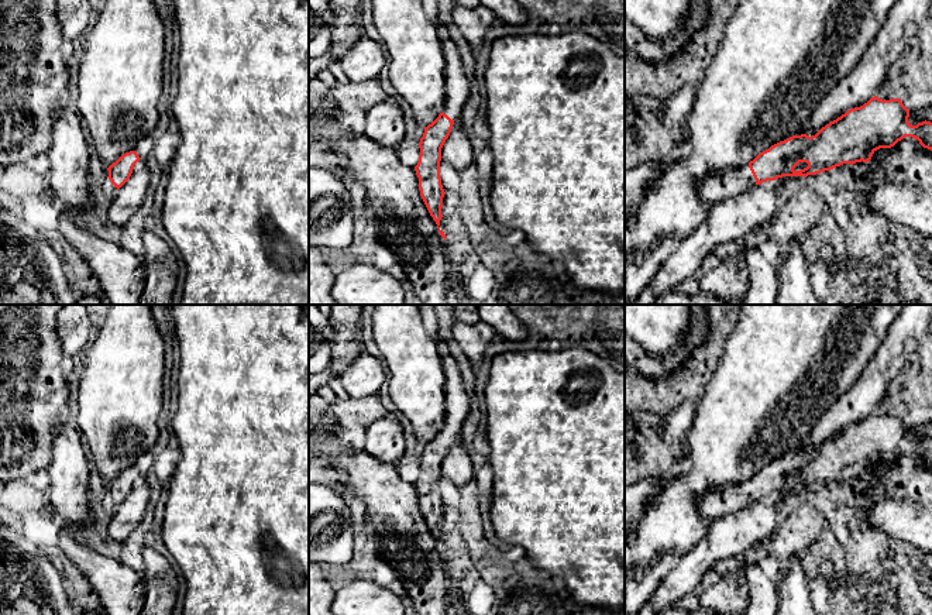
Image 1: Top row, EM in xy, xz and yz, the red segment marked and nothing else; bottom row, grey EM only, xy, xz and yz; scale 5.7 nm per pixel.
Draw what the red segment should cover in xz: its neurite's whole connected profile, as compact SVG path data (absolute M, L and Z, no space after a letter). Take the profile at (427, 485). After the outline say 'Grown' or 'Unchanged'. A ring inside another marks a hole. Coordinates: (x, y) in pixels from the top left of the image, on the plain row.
M439 340L439 353L444 371L444 422L439 433L424 443L419 458L419 478L415 487L419 494L420 512L436 537L440 552L446 556L444 547L439 543L446 509L440 494L441 464L451 449L454 437L461 434L462 422L470 412L470 398L465 394L460 368L446 340Z. Grown

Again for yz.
M871 413L860 423L822 443L815 451L792 451L760 468L747 481L709 489L699 499L701 516L712 522L767 497L808 492L843 480L869 478L880 464L891 464L905 453L932 467L932 439L912 442L901 415Z. Grown

